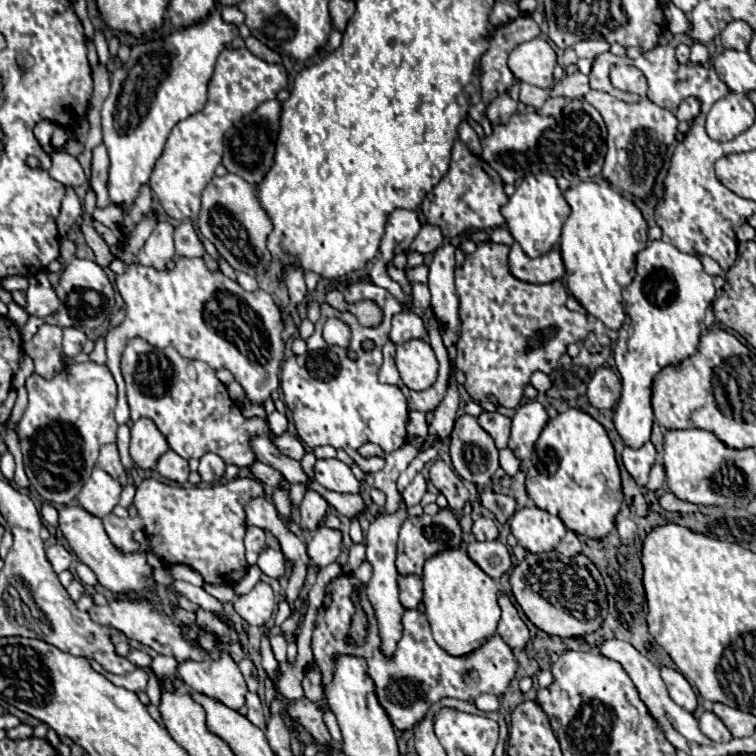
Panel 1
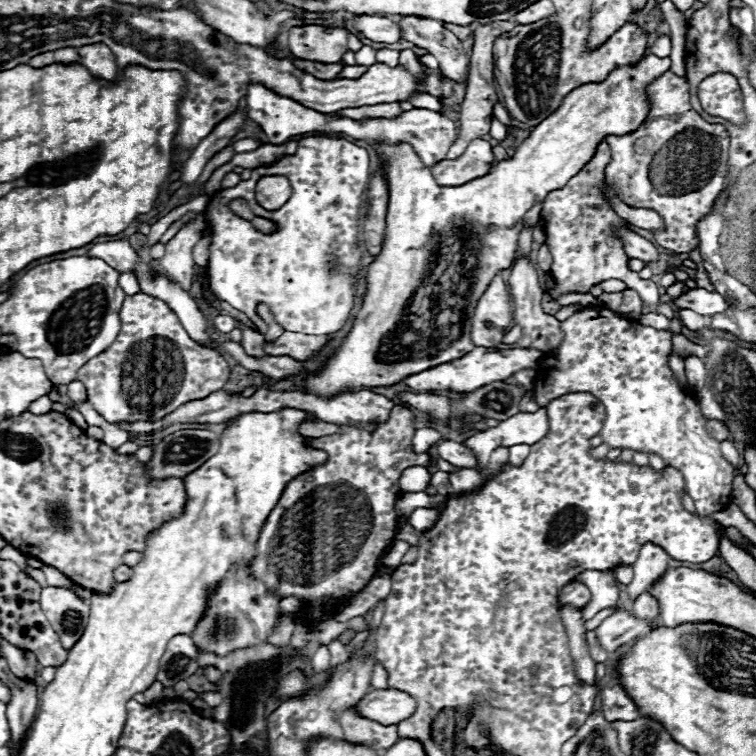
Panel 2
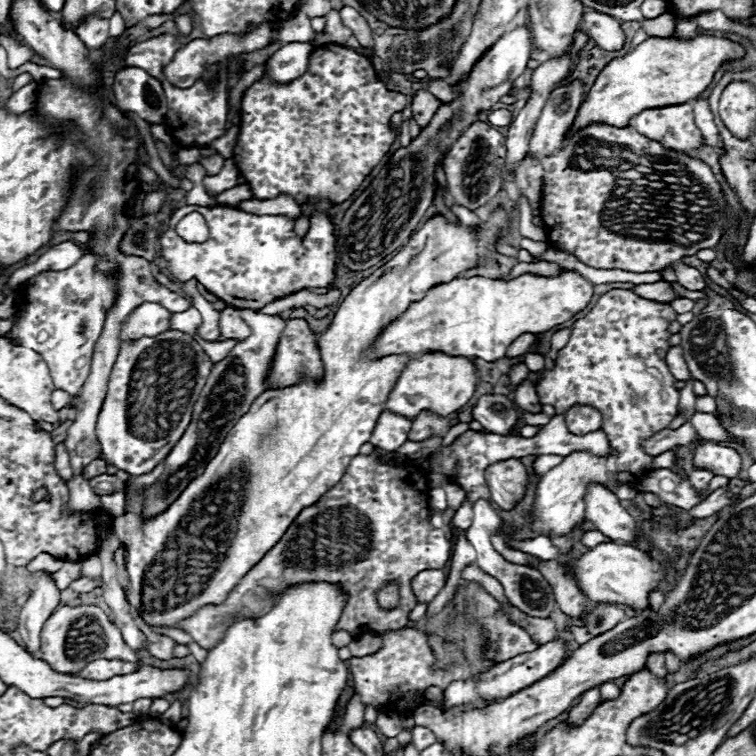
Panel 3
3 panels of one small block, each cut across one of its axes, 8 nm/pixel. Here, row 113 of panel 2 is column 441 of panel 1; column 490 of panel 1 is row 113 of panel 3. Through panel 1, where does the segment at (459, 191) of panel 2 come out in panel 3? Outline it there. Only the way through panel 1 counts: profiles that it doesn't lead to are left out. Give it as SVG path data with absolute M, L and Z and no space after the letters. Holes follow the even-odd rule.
M696 34L692 40L678 38L646 38L630 54L612 60L596 78L586 100L582 102L578 116L572 124L570 134L588 126L590 122L606 122L610 126L626 126L632 116L646 108L684 104L698 98L712 82L714 74L722 64L732 60L742 60L746 48L738 42L732 42L724 36Z

